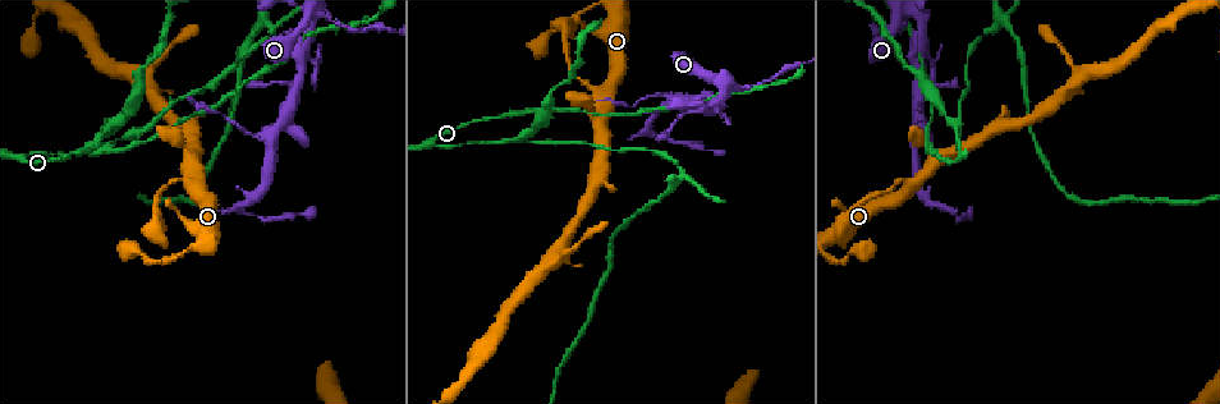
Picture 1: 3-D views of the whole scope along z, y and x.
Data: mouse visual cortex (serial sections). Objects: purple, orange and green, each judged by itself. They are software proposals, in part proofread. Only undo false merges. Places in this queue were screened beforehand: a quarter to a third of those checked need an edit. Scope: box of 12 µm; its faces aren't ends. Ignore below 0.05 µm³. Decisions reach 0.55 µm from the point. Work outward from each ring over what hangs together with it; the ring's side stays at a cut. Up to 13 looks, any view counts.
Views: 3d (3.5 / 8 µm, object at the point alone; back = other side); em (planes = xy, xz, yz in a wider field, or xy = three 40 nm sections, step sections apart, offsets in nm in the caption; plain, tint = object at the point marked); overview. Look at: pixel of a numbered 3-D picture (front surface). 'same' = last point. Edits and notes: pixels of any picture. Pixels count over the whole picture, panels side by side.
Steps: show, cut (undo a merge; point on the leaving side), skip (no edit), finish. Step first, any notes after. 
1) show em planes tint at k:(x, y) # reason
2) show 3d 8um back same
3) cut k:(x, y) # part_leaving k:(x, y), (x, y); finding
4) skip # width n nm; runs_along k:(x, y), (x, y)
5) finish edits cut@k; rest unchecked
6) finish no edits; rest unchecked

show 3d 3.5um at 1:(915, 187) # two arms in line, one across

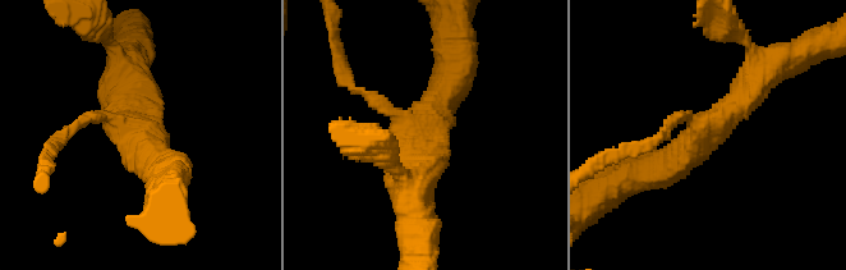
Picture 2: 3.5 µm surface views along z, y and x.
show em xy step 2 tint at 2:(130, 130) # arms 3; arm_widths 150, 400, 450 nm; now the EM

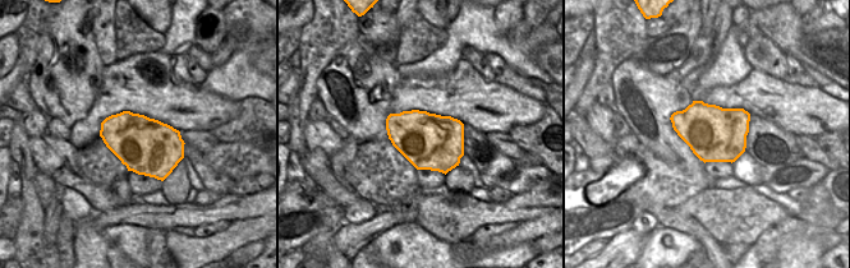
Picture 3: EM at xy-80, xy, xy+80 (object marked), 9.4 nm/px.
skip # runs_along 2:(652, 172), (675, 164), (773, 65); all the same cell

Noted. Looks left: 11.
show 3d 3.5um back at 1:(280, 122) # abrupt turn

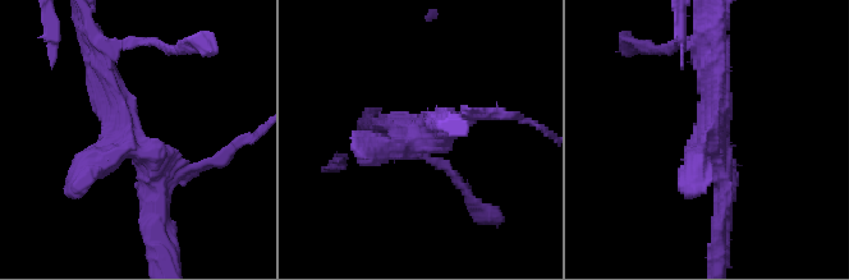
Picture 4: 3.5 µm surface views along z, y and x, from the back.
show em xy step 2 tint at 4:(130, 140) # need the tissue

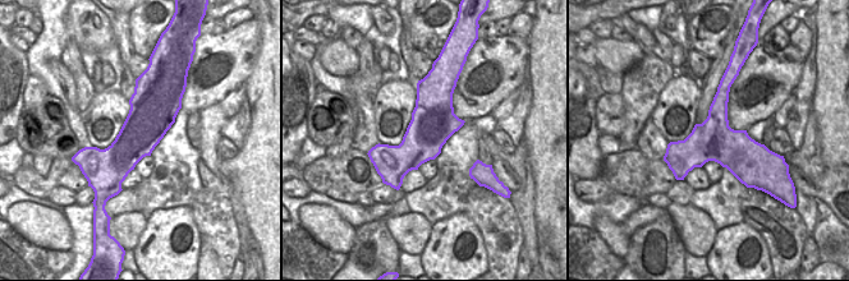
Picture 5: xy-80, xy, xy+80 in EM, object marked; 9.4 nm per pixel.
skip # runs_along 4:(101, 62), (160, 215); one cell here

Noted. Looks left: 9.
show 3d 3.5um at 1:(240, 208)

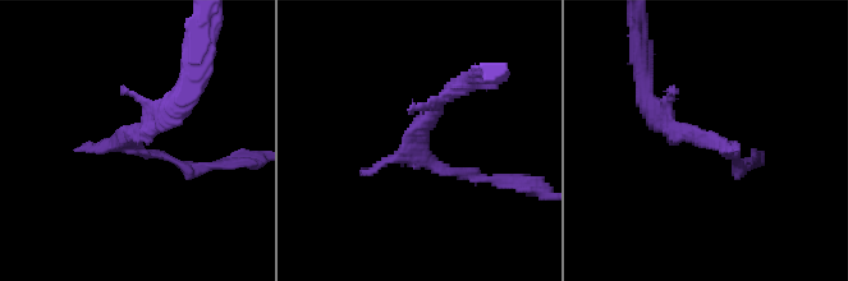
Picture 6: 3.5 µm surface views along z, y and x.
show em xy step 1 tint at 6:(125, 142)

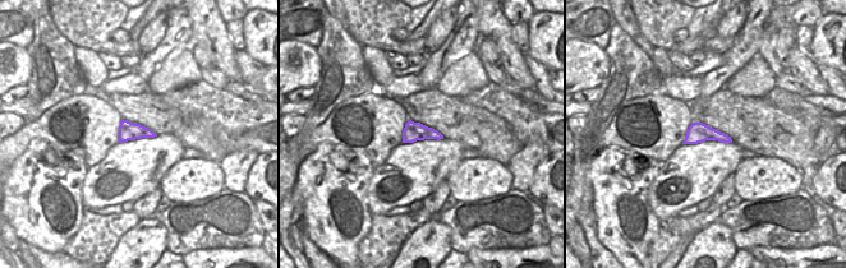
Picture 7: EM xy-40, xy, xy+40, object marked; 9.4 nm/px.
skip # runs_along 6:(651, 106), (742, 169); one cell here

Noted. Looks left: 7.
show 3d 3.5um at 1:(503, 140) # side arm on a straight run

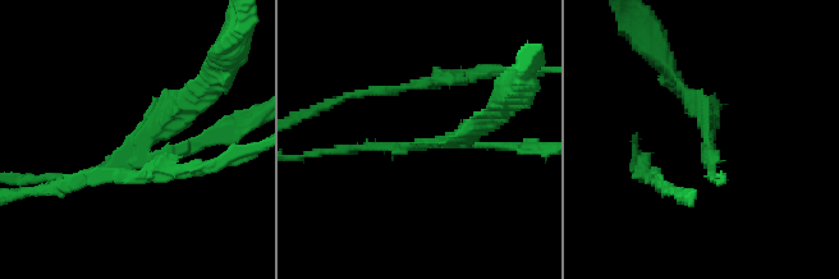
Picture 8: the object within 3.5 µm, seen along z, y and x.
cut 8:(187, 103) # arm_widths 100, 100, 200 nm; part_leaving 8:(159, 128), (221, 73), (229, 42); two cells meet here

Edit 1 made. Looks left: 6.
show overview

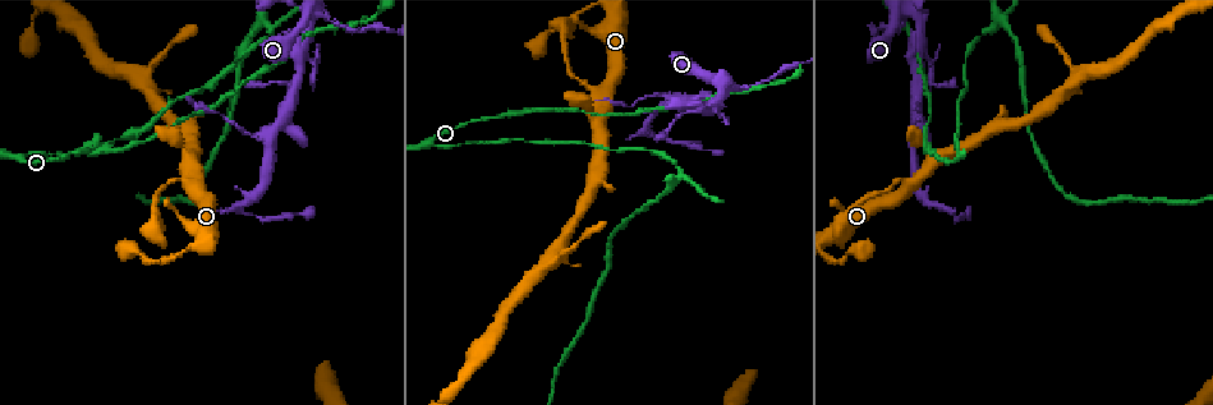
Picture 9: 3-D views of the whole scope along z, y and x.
show 3d 3.5um at 9:(264, 22) # four or more arms meet

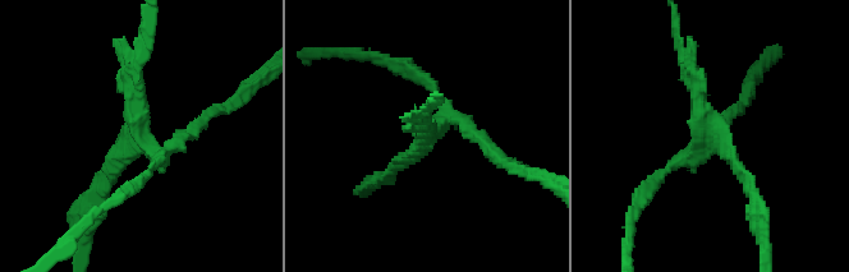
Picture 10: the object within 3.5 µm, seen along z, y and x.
show em xy step 1 tint at 10:(142, 145) # arms 4; arm_widths 150, 150, 150, 200 nm; shape alone is not enough

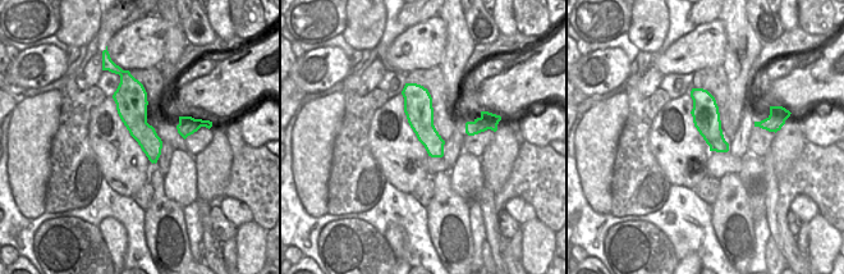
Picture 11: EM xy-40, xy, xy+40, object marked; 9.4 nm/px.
show em xy step 3 tint same

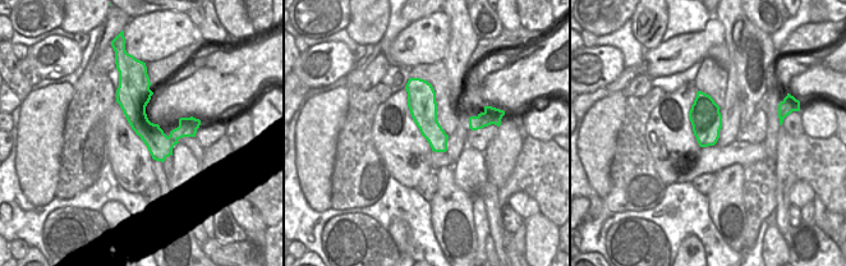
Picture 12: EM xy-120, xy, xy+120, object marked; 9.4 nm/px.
cut 10:(110, 173) # two cells meet here

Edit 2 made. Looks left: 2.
finish edits cut@8, cut@10; rest unchecked

